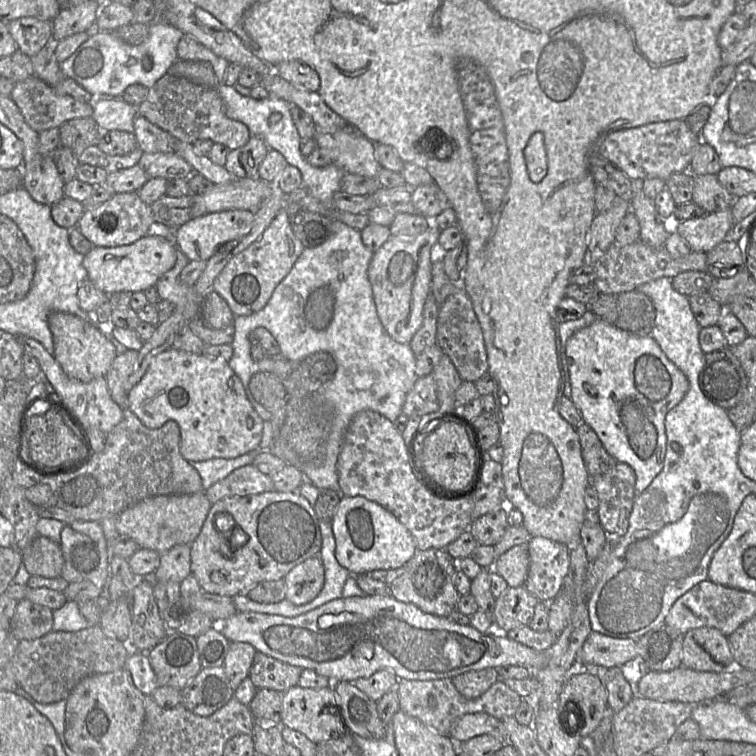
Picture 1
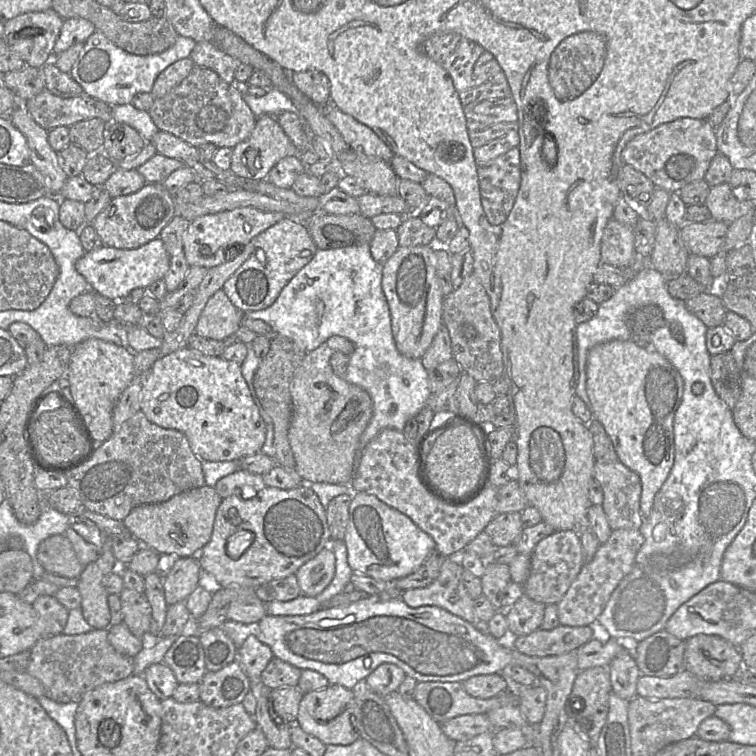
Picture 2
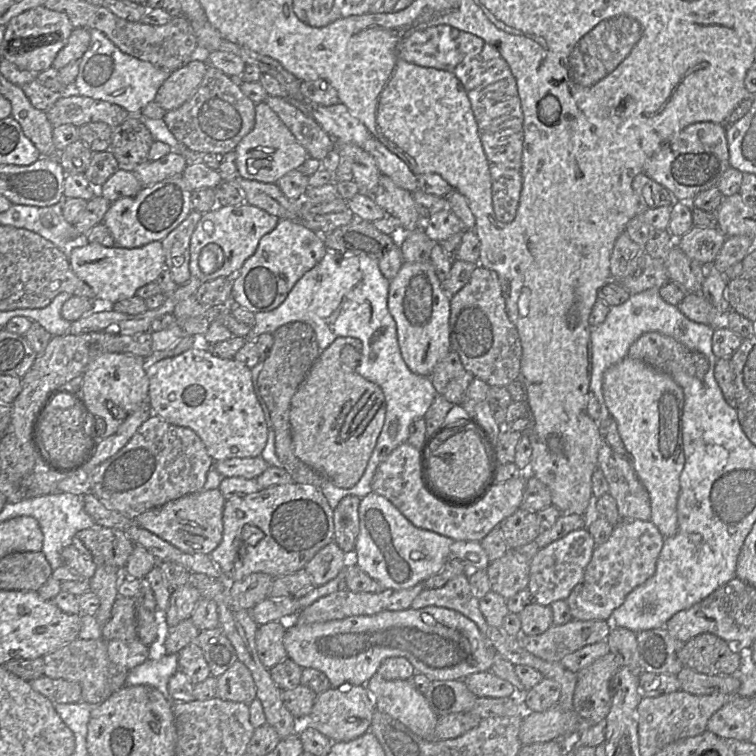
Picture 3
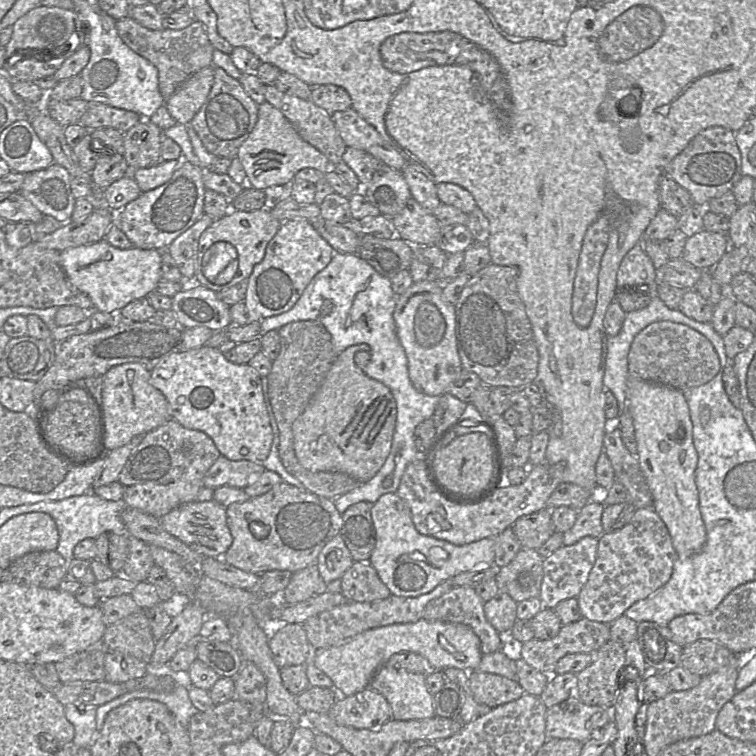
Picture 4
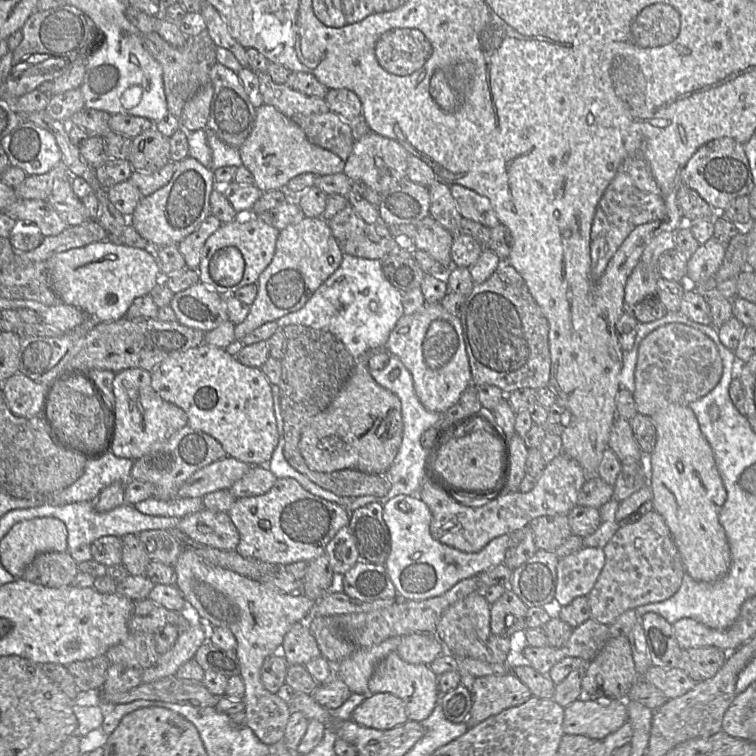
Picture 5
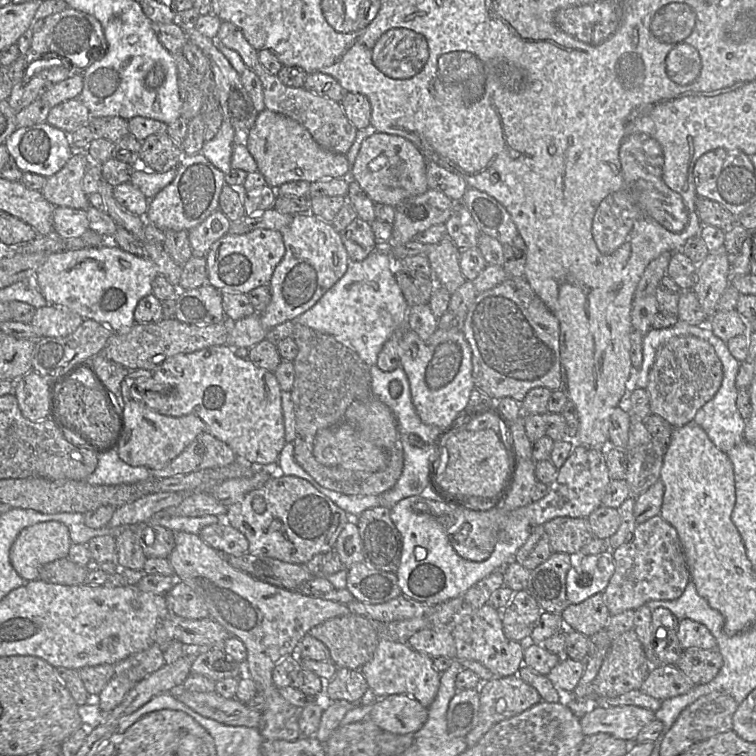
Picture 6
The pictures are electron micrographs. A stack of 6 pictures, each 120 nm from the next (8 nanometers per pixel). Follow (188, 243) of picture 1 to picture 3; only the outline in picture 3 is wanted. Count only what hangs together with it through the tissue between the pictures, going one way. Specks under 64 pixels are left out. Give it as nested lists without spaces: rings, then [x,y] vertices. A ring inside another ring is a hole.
[[[244,203],[236,206],[216,206],[204,213],[190,240],[190,273],[202,283],[220,277],[235,276],[244,262],[252,256],[260,239],[270,233],[279,218],[266,211]]]

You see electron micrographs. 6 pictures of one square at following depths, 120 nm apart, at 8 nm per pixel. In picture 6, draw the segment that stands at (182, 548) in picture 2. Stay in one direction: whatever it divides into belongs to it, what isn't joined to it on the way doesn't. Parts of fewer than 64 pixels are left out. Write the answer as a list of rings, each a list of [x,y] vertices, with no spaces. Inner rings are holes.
[[[224,518],[218,523],[205,526],[198,535],[205,543],[222,554],[241,556],[248,553],[248,539]]]

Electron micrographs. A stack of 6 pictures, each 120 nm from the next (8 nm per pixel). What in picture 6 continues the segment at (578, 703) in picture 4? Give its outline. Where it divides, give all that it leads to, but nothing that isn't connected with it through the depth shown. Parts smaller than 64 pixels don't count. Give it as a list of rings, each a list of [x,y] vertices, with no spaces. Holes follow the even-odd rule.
[[[634,705],[595,707],[579,719],[585,736],[607,733],[626,741],[635,741],[638,733],[655,719],[655,711]]]

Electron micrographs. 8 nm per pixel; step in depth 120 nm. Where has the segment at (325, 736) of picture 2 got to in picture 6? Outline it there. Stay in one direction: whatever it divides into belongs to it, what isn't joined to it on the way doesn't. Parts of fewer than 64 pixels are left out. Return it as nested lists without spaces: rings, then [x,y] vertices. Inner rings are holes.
[[[404,694],[377,699],[368,714],[382,731],[393,734],[416,733],[428,718],[428,709],[416,699]]]

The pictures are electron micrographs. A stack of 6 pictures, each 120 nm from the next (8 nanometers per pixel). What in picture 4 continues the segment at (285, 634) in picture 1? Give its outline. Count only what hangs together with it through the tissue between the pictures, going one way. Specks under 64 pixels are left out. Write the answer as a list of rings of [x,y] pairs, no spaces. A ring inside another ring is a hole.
[[[422,618],[413,623],[391,624],[366,630],[340,645],[315,650],[311,661],[332,680],[332,688],[338,699],[341,695],[350,696],[369,687],[376,672],[392,655],[399,652],[420,654],[428,660],[430,671],[443,671],[446,668],[476,671],[483,656],[480,639],[469,626]]]

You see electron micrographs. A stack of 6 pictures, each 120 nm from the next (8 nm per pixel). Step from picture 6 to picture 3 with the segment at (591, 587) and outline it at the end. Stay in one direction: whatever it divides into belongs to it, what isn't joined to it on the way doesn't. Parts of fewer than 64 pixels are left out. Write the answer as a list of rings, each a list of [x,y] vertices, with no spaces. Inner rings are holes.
[[[585,528],[571,531],[563,538],[541,548],[529,562],[527,589],[530,591],[534,602],[542,606],[550,606],[554,601],[566,600],[582,579],[594,548],[594,539]]]

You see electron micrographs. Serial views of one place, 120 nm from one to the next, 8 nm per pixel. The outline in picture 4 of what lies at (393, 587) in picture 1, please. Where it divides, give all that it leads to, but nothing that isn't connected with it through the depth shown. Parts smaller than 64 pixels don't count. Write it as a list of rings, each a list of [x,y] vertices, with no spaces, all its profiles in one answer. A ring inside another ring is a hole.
[[[454,587],[442,596],[431,600],[423,611],[429,621],[461,623],[469,626],[479,637],[483,655],[502,649],[505,637],[487,621],[484,603],[475,589]]]

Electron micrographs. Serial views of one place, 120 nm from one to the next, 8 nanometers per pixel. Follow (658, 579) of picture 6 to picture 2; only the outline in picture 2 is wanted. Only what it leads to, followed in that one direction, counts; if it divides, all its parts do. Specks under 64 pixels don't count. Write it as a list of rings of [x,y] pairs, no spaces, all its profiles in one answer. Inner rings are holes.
[[[639,529],[612,530],[608,540],[601,544],[592,560],[582,567],[576,579],[557,604],[558,618],[562,626],[587,626],[597,624],[613,591],[631,572],[636,555],[644,542]]]

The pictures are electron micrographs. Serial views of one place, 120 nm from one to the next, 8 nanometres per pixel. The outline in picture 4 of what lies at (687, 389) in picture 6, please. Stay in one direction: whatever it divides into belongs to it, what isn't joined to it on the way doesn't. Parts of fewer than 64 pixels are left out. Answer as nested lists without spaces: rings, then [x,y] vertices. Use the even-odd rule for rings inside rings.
[[[671,321],[654,322],[645,327],[635,336],[628,354],[629,378],[680,391],[706,384],[719,370],[719,357],[711,342],[691,327]]]

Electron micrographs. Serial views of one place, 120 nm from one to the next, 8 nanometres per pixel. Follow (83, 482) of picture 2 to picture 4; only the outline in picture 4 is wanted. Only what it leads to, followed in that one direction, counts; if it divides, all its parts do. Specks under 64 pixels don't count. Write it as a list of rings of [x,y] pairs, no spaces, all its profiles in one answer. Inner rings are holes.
[[[171,419],[146,433],[127,459],[118,476],[124,486],[127,507],[160,517],[181,504],[195,500],[203,487],[203,478],[219,458],[220,452],[205,433],[185,428]]]

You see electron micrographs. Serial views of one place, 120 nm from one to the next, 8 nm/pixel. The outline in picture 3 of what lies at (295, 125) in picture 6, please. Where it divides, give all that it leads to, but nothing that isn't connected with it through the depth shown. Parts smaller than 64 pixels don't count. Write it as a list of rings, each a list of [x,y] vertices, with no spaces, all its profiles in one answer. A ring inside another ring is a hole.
[[[265,101],[256,104],[255,111],[253,129],[235,149],[238,175],[249,180],[275,184],[288,172],[298,169],[309,158],[309,154]]]

